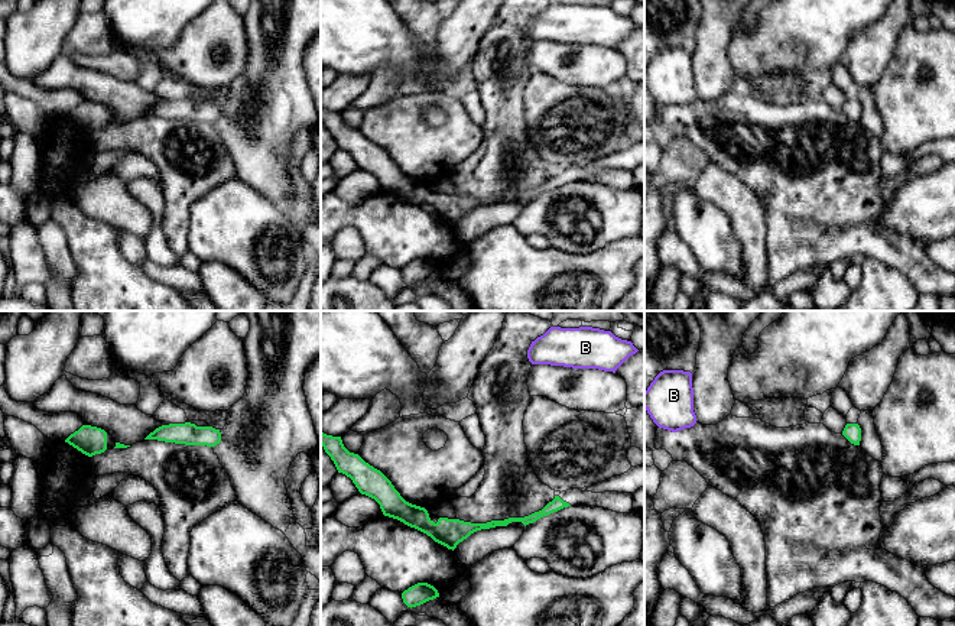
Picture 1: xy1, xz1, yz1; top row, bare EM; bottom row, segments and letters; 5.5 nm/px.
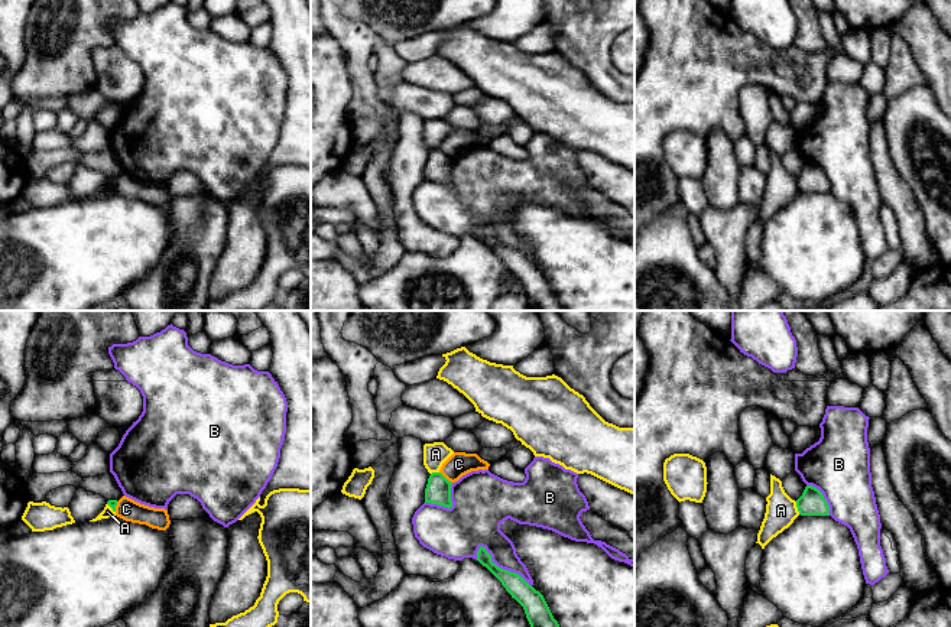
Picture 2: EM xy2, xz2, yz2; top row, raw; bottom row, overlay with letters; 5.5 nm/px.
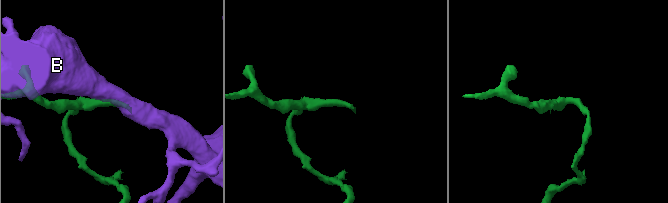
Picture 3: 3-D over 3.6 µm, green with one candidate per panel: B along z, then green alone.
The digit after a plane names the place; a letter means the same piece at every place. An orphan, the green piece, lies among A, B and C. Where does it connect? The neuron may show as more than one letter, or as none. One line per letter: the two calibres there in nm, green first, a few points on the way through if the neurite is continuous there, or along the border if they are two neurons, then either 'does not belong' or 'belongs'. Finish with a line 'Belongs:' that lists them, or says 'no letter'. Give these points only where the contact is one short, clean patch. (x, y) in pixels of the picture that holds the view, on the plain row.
A: 140/180 nm | along yz2 (795, 178), (799, 189) | does not belong
B: 130/180 nm | does not belong
C: 140/140 nm | along xz2 (440, 148), (451, 159) | does not belong
Belongs: no letter

